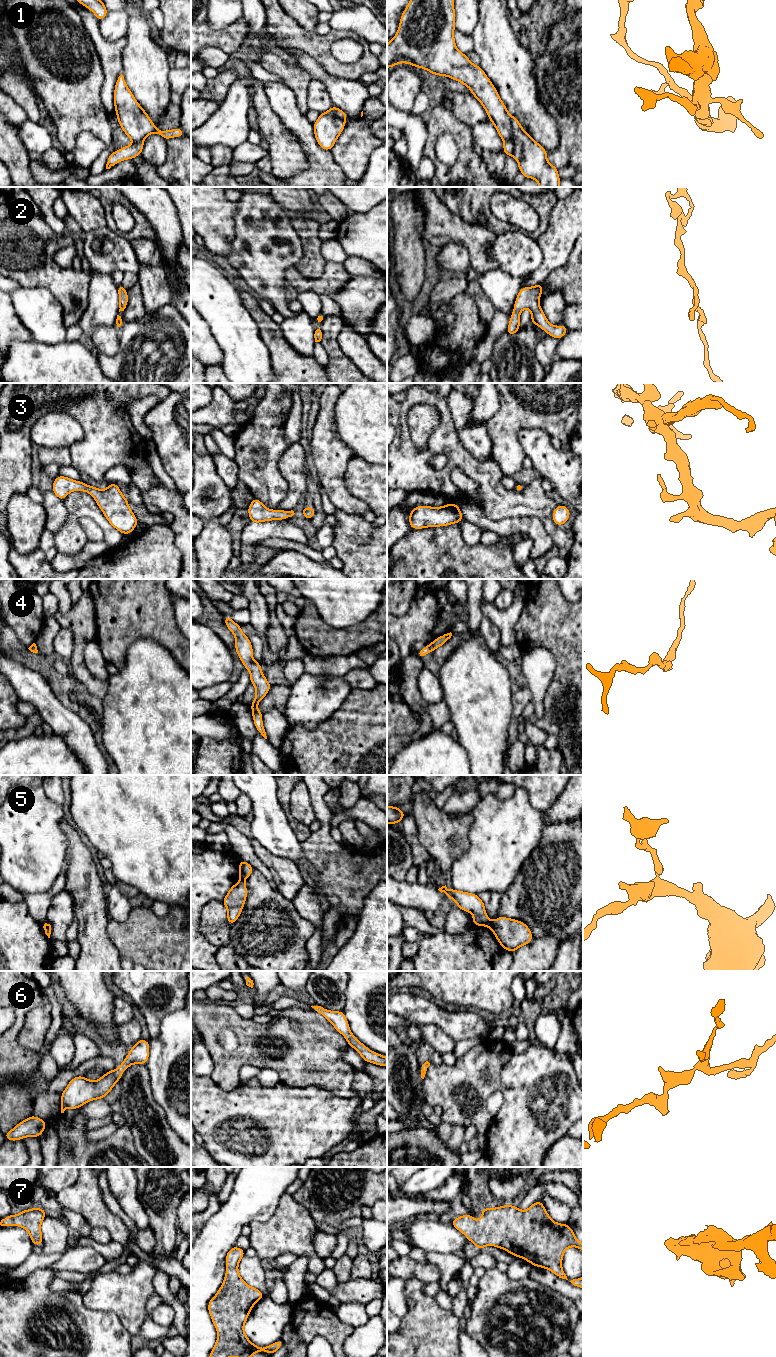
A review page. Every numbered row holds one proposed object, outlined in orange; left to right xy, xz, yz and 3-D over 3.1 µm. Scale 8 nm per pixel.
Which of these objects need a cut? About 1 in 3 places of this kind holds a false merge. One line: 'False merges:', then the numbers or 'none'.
False merges: 1, 5

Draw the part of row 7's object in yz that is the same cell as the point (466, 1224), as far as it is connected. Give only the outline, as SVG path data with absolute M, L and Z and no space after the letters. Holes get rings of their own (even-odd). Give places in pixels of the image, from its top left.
M536 1201L527 1210L522 1211L512 1204L496 1208L484 1208L481 1220L478 1221L470 1214L456 1217L451 1224L479 1250L485 1246L494 1246L503 1249L514 1257L520 1257L532 1266L545 1268L562 1279L567 1279L562 1269L564 1252L569 1247L577 1247L583 1251L583 1243L579 1242L569 1224L560 1224L553 1221L548 1215L541 1201Z

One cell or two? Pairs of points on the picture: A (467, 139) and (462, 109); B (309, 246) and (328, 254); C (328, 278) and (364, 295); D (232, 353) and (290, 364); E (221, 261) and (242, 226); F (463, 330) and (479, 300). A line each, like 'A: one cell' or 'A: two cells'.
A: two cells
B: two cells
C: two cells
D: two cells
E: two cells
F: two cells

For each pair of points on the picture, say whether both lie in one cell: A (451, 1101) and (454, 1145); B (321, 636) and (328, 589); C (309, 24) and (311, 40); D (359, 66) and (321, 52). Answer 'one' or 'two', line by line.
A: two
B: two
C: two
D: one

